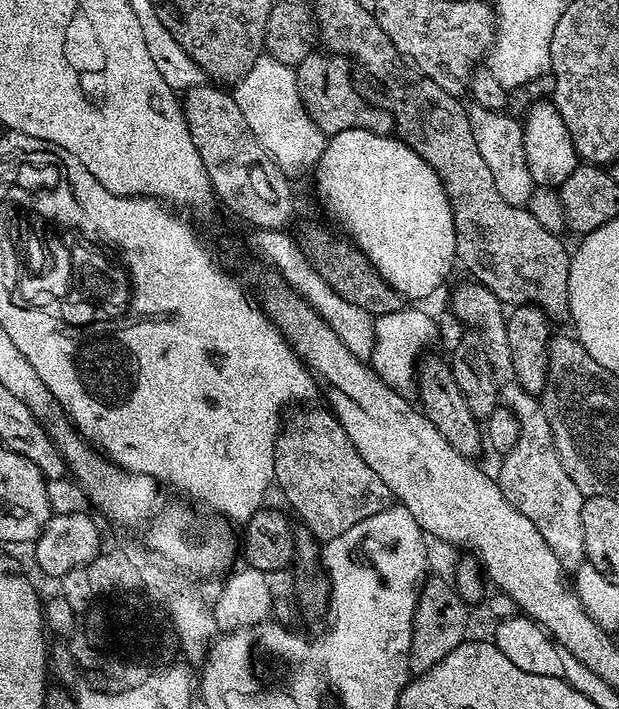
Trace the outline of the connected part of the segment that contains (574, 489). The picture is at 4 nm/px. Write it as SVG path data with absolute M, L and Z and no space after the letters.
M516 379L503 381L499 390L500 404L514 412L520 427L518 442L499 461L498 483L502 494L518 511L526 514L530 522L534 522L538 534L546 538L546 546L554 550L554 558L558 558L561 568L575 570L586 560L582 538L582 506L586 498L580 493L578 486L570 482L570 474L566 474L558 458L543 403L522 390Z

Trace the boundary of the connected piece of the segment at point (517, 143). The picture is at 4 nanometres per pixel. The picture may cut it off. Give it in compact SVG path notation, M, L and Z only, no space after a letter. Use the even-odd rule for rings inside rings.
M473 102L467 105L466 111L474 130L474 142L478 142L478 154L482 154L486 166L490 166L490 174L494 174L494 186L498 186L498 194L502 194L508 204L527 205L534 185L530 170L527 169L526 150L523 148L523 123L507 116L507 111L486 109Z

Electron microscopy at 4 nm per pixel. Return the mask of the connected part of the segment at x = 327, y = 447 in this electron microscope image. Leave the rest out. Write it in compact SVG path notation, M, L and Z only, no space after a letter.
M312 408L309 412L300 412L289 424L287 421L283 425L274 450L274 484L277 489L280 487L285 502L289 504L287 507L304 519L307 531L317 541L327 542L346 534L350 526L389 507L390 493L386 482L382 482L382 478L378 478L378 474L374 474L370 466L366 466L362 454L354 450L354 442L350 442L346 430L342 430L336 417L331 411L323 411Z

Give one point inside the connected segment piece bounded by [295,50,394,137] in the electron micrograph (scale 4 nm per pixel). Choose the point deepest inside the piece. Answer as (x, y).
(326, 83)

